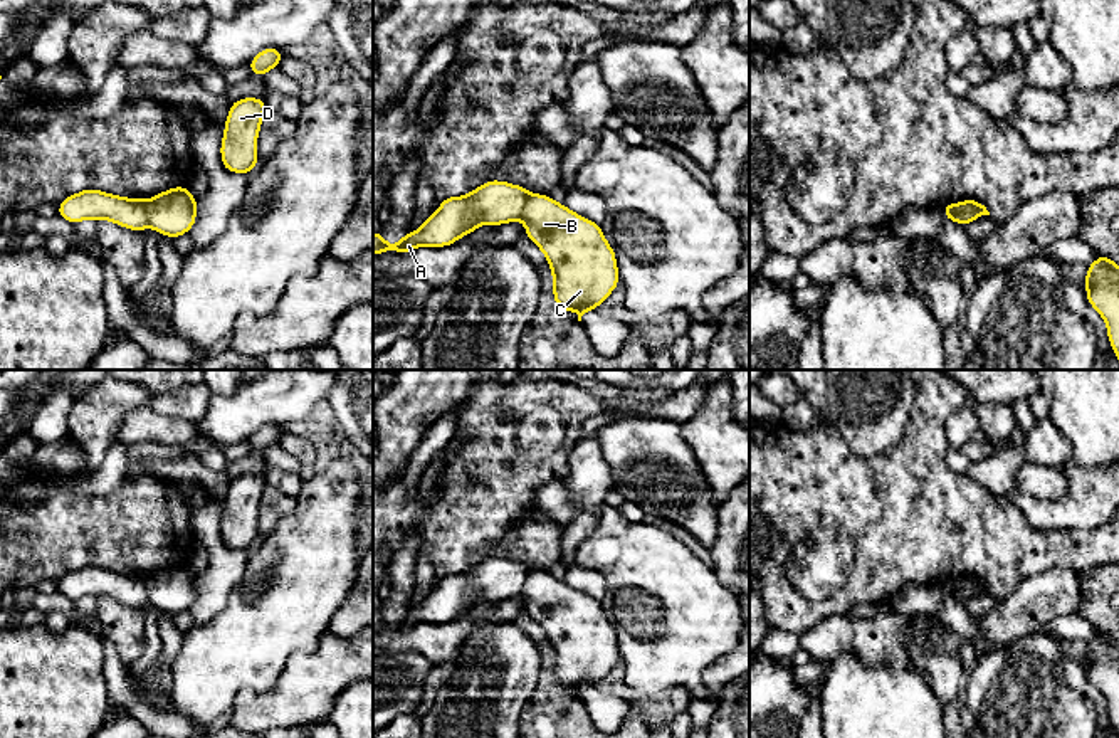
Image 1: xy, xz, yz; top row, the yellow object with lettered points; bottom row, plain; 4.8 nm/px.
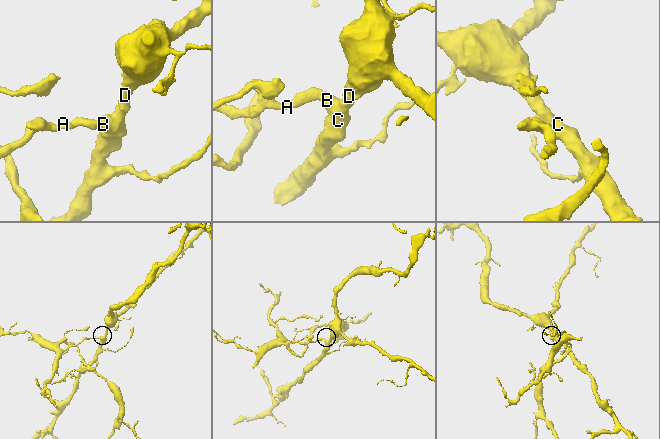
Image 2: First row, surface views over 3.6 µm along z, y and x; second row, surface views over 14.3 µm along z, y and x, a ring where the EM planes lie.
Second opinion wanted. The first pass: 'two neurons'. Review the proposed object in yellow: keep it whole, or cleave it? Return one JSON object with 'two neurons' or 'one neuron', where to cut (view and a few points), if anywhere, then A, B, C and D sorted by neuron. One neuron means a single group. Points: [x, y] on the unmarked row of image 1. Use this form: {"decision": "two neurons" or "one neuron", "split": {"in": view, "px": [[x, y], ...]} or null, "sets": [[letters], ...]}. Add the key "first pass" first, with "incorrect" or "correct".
{"first pass": "correct", "decision": "two neurons", "split": {"in": "xz", "px": [[528, 570], [520, 594]]}, "sets": [["A"], ["B", "C", "D"]]}

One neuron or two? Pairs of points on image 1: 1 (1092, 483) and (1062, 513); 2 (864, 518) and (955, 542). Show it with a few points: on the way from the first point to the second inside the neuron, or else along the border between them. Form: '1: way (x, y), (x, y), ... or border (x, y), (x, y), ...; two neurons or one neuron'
1: way (1086, 490), (1069, 506); one neuron
2: way (886, 520), (933, 523); one neuron

